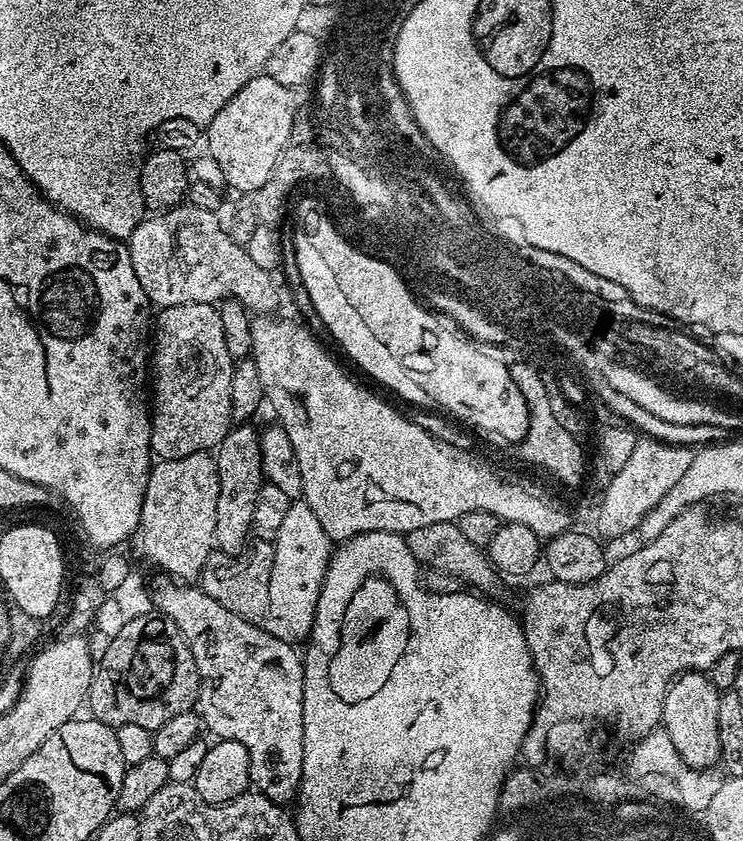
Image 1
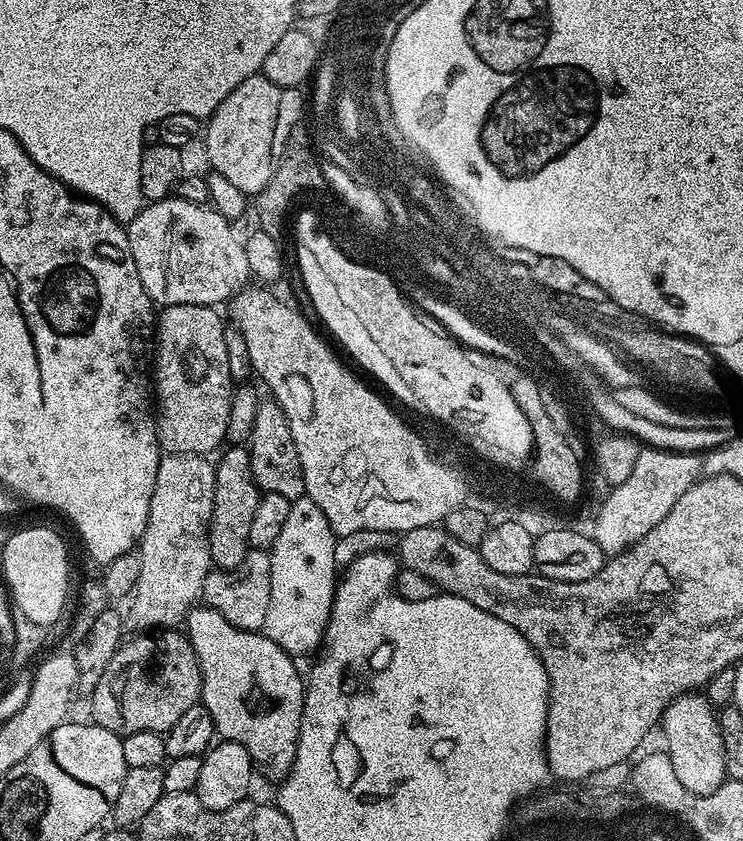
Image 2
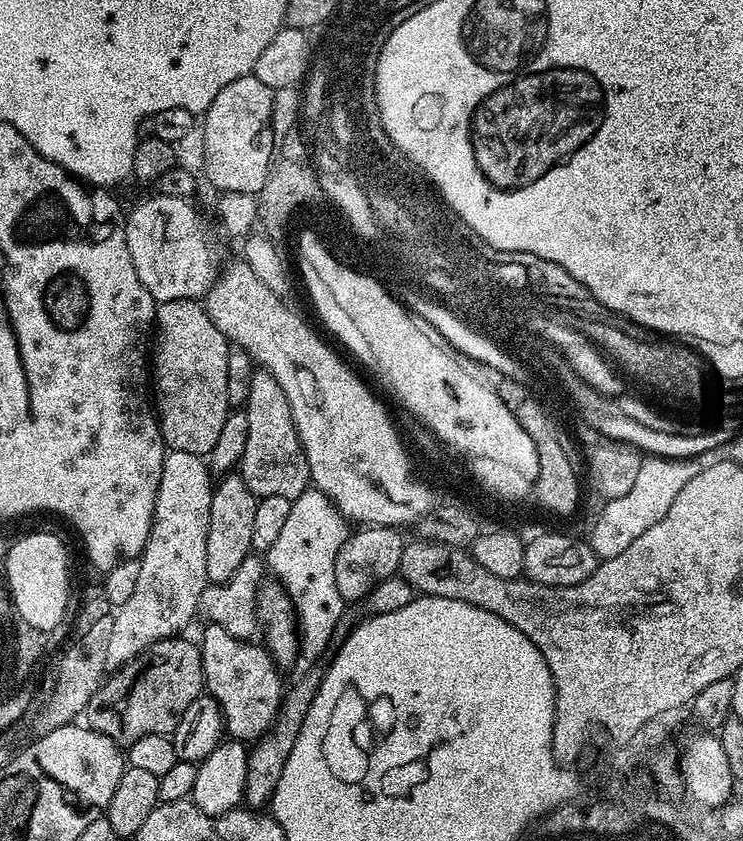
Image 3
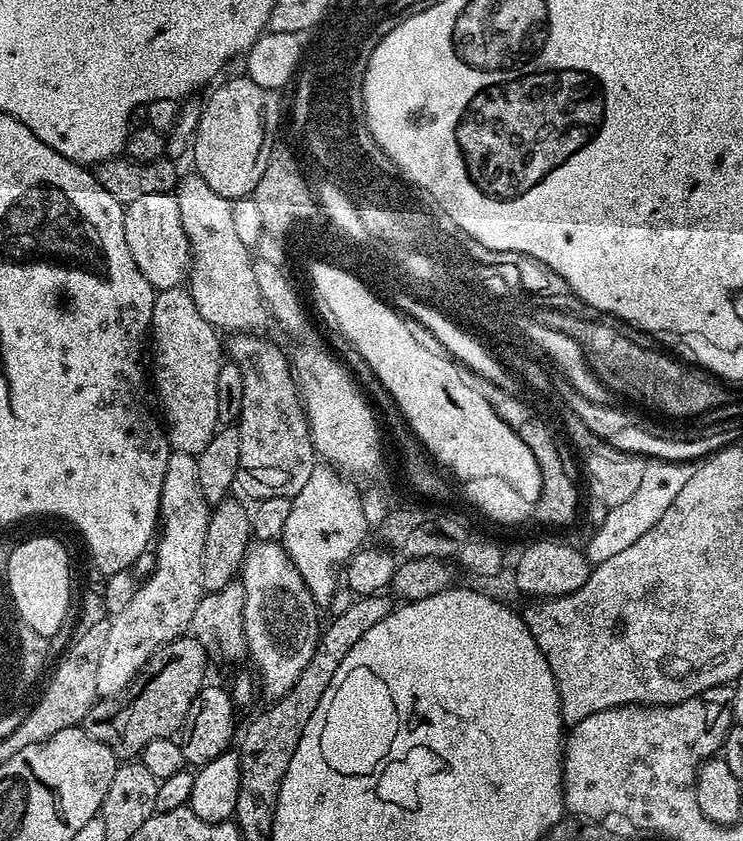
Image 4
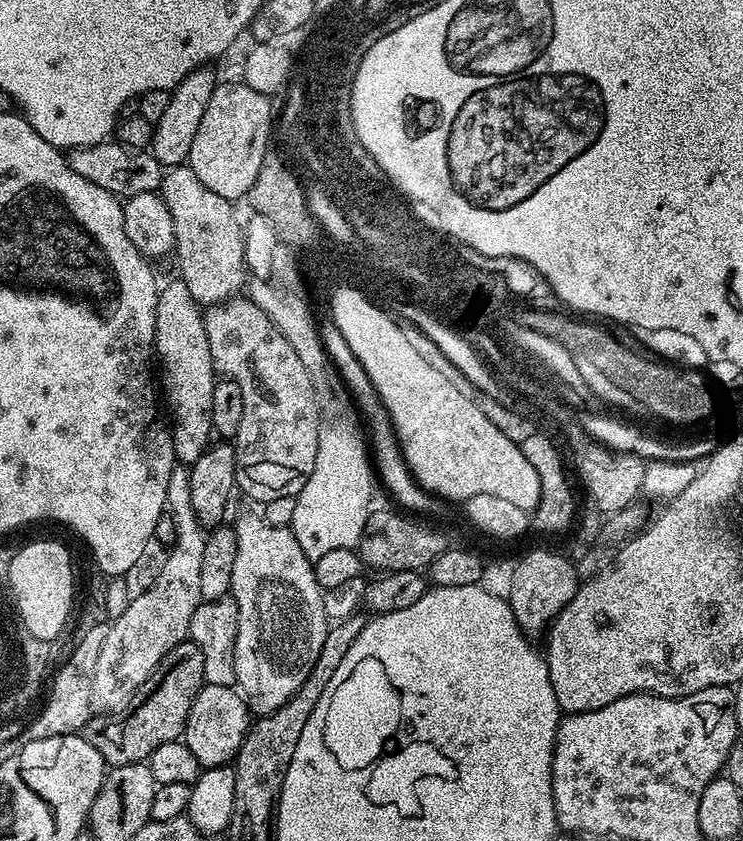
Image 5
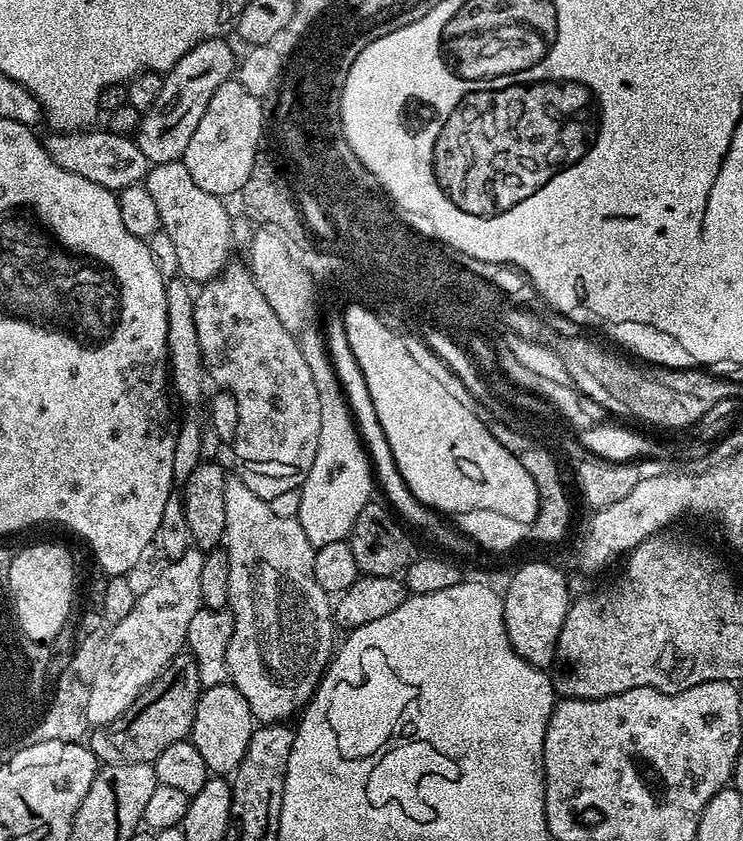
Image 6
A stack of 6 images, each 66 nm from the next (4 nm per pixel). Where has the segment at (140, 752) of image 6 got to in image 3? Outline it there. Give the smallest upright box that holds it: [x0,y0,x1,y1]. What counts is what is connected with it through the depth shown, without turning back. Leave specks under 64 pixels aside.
[82,636,204,746]

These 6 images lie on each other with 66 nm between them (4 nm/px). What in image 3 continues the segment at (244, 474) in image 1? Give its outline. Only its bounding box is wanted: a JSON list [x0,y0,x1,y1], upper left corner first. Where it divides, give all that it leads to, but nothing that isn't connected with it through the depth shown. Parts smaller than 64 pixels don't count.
[206,474,257,584]

